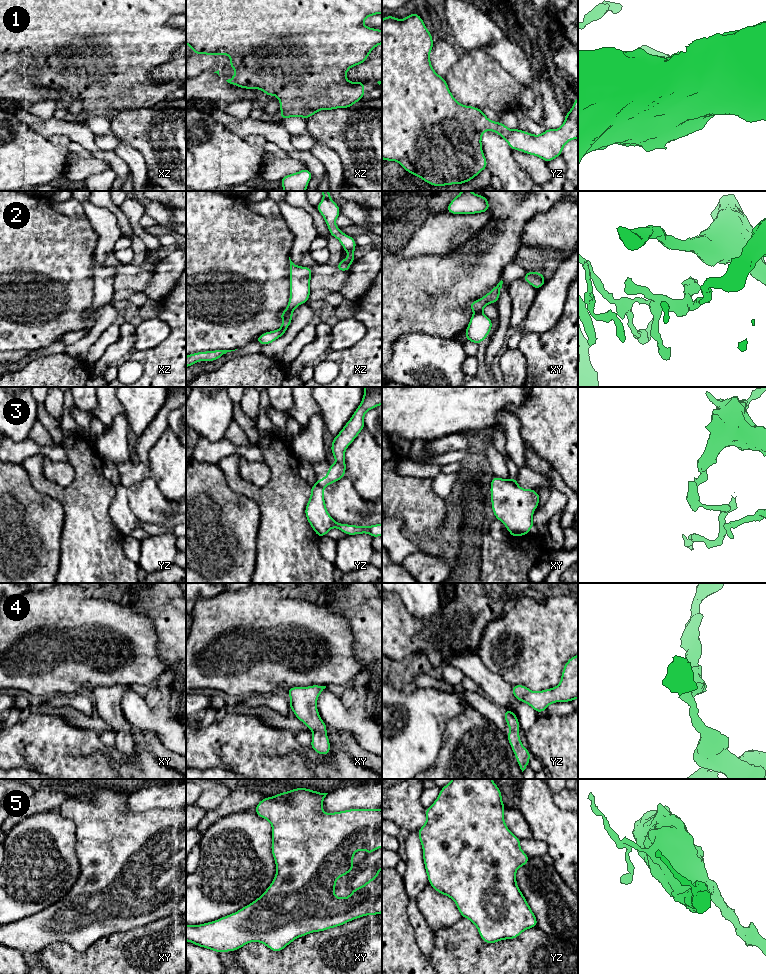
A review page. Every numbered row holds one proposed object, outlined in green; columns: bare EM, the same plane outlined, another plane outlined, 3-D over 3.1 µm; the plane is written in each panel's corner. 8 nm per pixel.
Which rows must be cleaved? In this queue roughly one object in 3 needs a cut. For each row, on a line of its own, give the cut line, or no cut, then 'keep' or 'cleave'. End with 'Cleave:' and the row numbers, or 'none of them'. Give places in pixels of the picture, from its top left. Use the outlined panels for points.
1: cut none; keep
2: cut none; keep
3: cut yz (317, 482), (322, 488); cleave
4: cut none; keep
5: cut none; keep
Cleave: 3

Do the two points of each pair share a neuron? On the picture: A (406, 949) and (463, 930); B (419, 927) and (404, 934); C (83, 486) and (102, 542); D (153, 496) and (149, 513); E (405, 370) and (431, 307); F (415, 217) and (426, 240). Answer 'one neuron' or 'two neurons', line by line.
A: two neurons
B: two neurons
C: one neuron
D: one neuron
E: two neurons
F: two neurons

